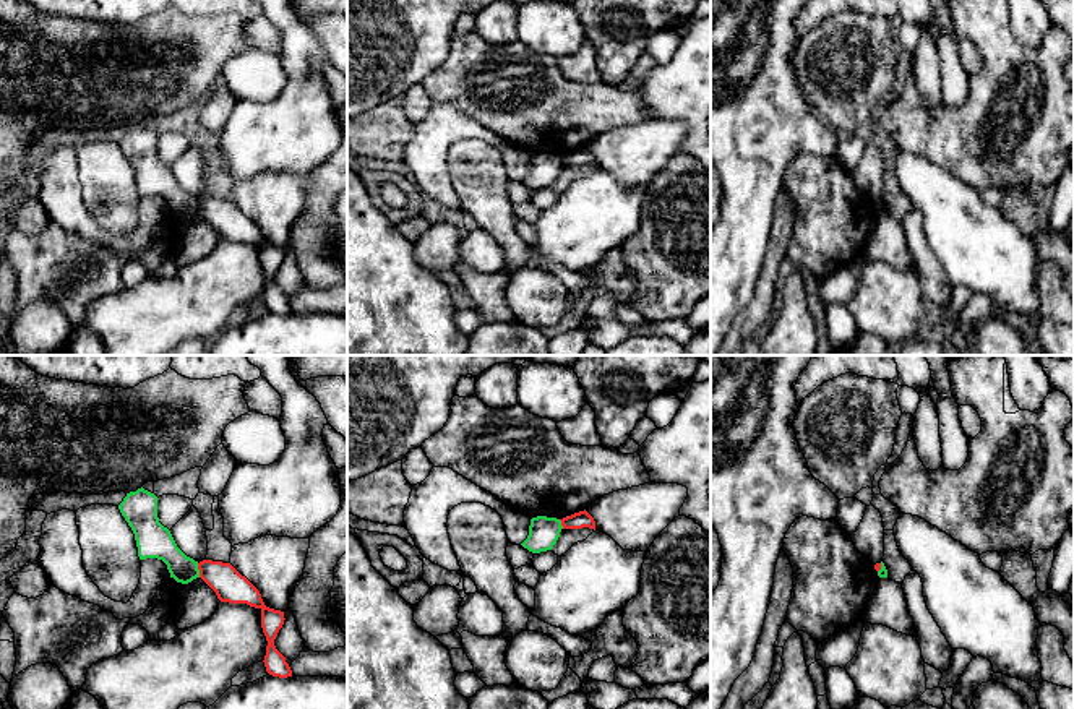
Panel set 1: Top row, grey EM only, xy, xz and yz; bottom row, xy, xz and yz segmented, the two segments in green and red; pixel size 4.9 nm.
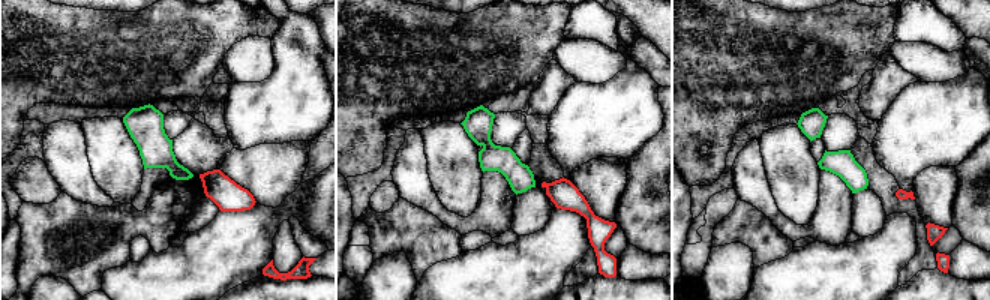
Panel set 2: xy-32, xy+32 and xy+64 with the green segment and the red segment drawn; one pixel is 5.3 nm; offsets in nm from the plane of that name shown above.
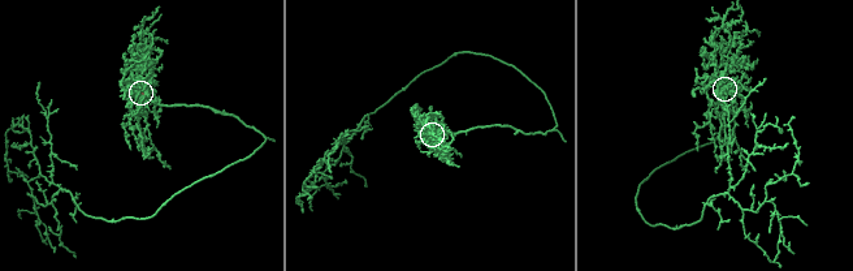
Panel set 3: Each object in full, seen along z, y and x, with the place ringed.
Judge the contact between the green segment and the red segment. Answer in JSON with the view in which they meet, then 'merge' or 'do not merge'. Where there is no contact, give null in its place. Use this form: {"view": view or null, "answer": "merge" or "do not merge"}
{"view": "xy", "answer": "do not merge"}

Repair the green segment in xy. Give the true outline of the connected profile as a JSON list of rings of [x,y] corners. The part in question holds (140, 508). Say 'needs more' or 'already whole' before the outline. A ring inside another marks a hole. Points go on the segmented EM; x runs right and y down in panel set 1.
already whole | [[[143,487],[127,493],[118,509],[131,527],[140,560],[157,558],[167,565],[170,578],[188,584],[200,578],[198,561],[187,556],[170,531],[159,522],[157,496]]]

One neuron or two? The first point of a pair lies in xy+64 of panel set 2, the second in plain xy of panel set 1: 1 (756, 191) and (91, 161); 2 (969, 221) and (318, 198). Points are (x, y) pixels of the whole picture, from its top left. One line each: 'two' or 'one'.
1: two
2: one

